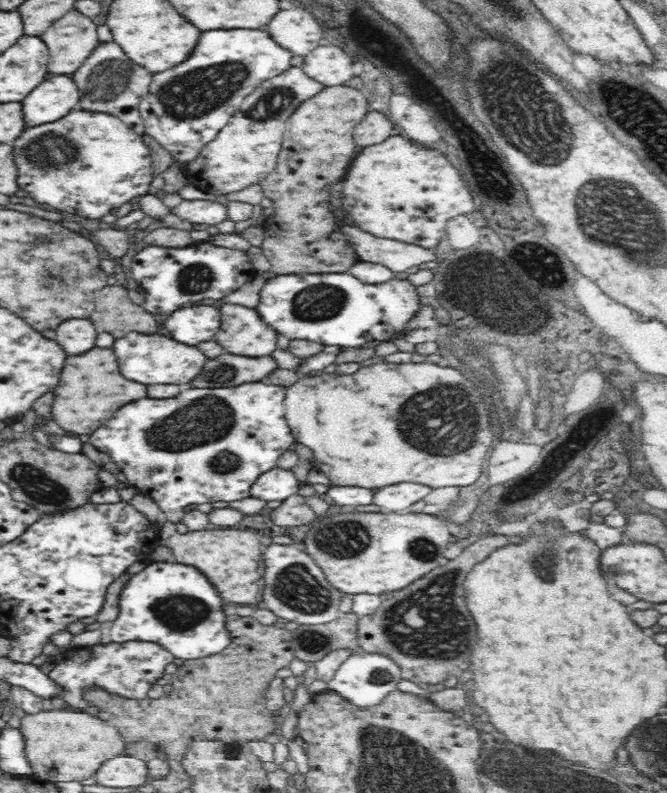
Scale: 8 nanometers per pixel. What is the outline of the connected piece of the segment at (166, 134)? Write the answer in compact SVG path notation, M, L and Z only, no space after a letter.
M262 29L202 32L202 42L186 66L151 74L150 90L139 103L144 134L160 142L179 164L194 160L198 150L228 124L248 94L260 82L286 72L292 58L292 52L278 46Z

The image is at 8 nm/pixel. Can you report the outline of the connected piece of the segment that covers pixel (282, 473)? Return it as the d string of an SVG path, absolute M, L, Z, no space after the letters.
M276 467L274 470L261 474L253 482L250 492L254 492L252 497L266 502L272 502L272 500L282 502L289 496L296 495L298 488L300 488L300 483L292 471Z

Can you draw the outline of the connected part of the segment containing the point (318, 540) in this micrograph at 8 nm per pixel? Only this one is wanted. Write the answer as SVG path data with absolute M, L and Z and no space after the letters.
M355 511L354 514L326 516L313 522L312 528L303 538L305 551L322 569L330 584L343 591L344 594L375 594L389 593L400 590L414 582L414 578L422 578L438 565L445 565L449 560L444 556L446 546L451 542L446 522L440 516L422 512L406 512L406 514L380 514L380 512Z

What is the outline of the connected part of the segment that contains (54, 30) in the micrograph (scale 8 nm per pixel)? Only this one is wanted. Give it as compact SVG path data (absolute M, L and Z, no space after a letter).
M78 10L62 16L40 38L50 50L48 72L52 74L72 74L100 44L96 24Z

